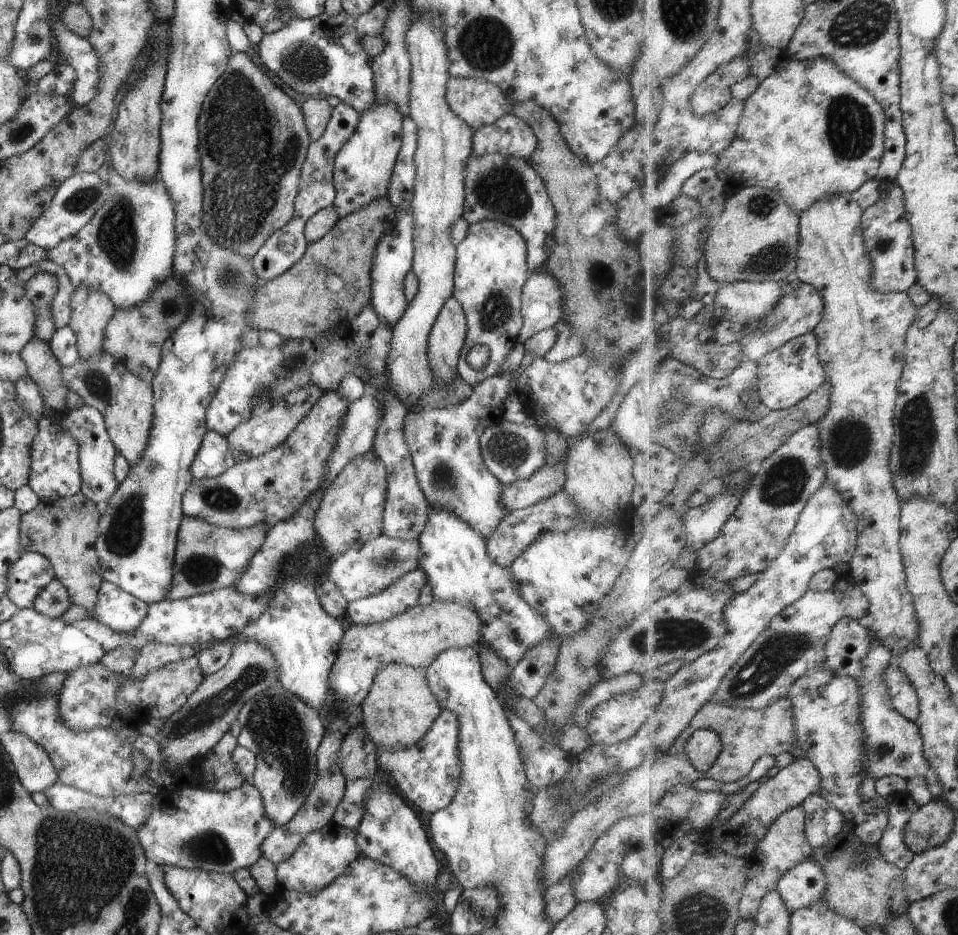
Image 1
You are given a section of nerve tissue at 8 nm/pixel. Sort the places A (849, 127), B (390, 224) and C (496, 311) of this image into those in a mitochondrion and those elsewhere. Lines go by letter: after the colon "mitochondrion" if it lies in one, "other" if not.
A: mitochondrion
B: other
C: mitochondrion

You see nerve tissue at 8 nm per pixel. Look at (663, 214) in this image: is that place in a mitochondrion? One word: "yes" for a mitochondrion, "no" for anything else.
no

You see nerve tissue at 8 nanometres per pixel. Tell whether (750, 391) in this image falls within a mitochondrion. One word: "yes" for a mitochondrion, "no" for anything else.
no

